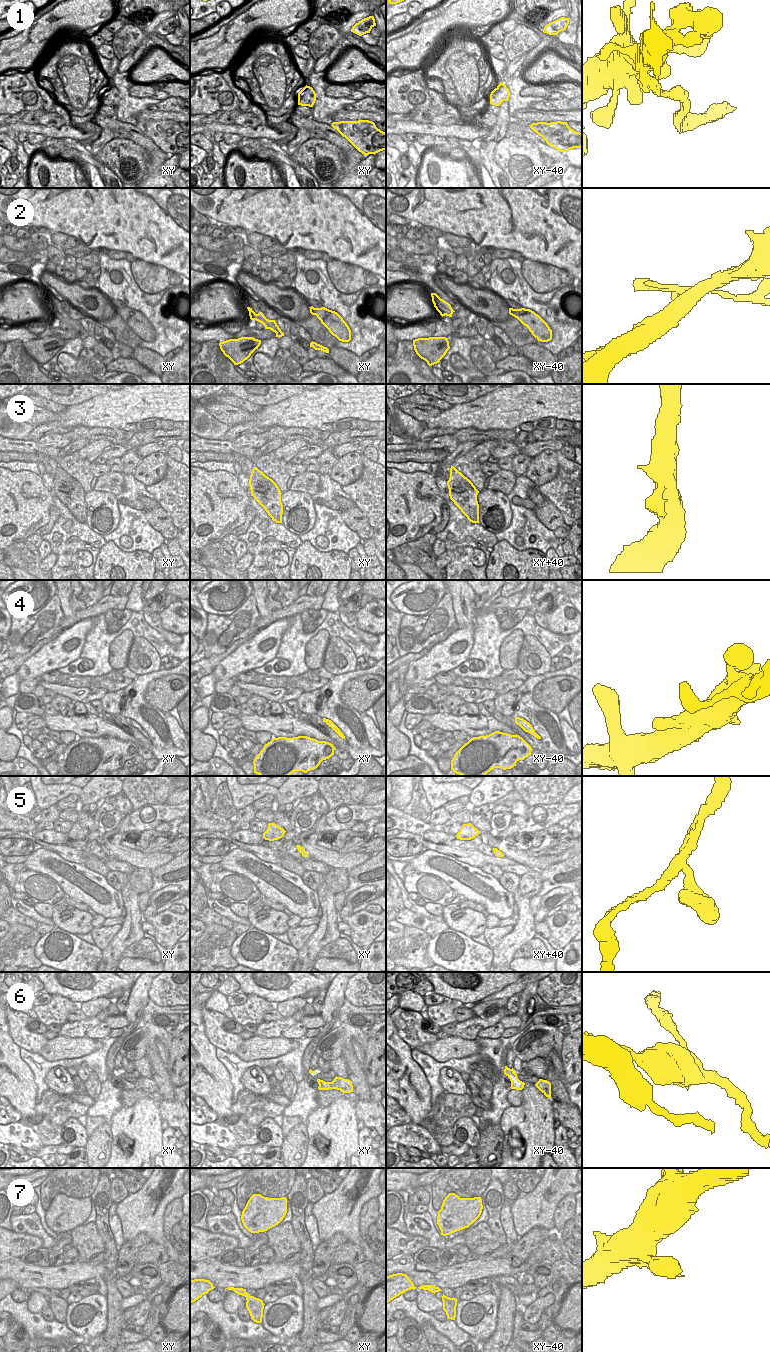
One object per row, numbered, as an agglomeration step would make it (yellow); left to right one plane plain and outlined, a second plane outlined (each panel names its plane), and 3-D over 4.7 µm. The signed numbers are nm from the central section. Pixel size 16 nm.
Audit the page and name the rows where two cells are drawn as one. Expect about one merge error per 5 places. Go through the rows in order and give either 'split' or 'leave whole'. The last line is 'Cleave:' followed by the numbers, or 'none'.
1: leave whole
2: split
3: leave whole
4: leave whole
5: leave whole
6: split
7: leave whole
Cleave: 2, 6

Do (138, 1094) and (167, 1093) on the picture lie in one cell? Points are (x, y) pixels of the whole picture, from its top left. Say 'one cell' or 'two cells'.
two cells

